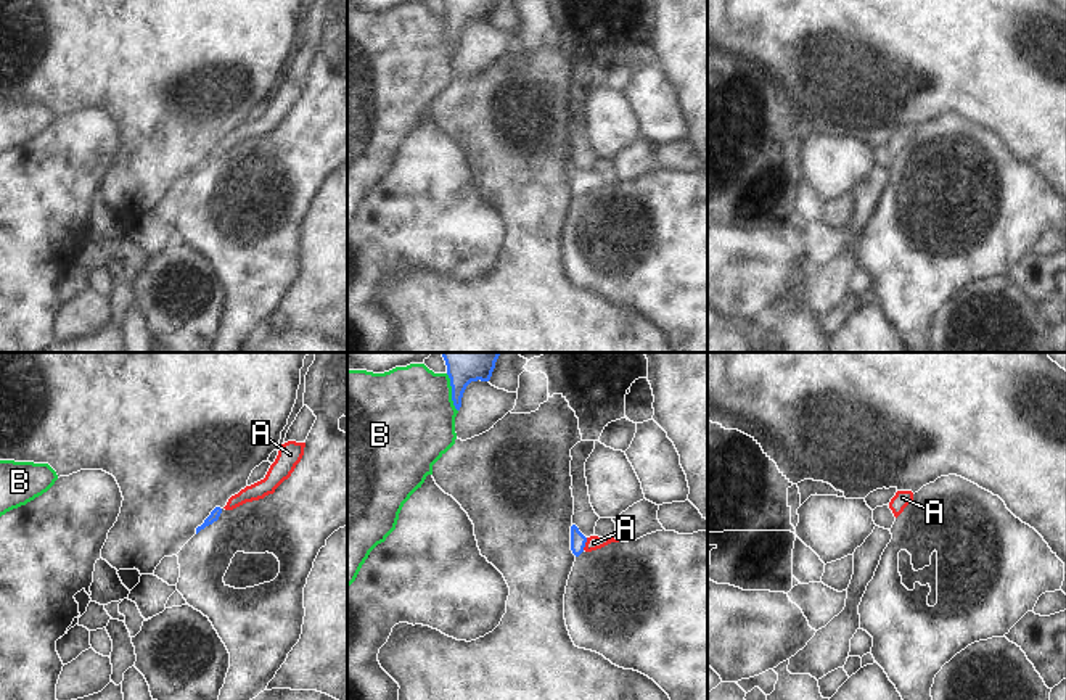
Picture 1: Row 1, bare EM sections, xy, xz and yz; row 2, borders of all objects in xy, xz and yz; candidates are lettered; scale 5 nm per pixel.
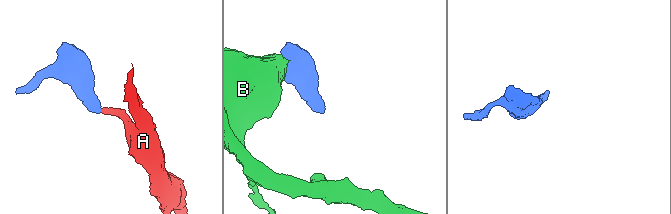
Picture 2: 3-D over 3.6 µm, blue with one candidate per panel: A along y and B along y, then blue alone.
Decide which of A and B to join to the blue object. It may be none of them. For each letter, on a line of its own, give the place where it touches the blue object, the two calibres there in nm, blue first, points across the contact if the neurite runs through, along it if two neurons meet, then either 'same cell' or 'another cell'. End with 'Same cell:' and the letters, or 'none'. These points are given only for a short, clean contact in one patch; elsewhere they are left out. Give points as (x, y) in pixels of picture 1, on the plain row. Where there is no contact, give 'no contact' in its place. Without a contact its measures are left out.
A: meets blue in xz at (584, 184); 80 nm thick on the blue side, 70 nm on the other; runs through xz (578, 179), (584, 184), (594, 182); same cell
B: meets blue in xz at (452, 32); 130 nm thick on the blue side, 480 nm on the other; another cell
Same cell: A

